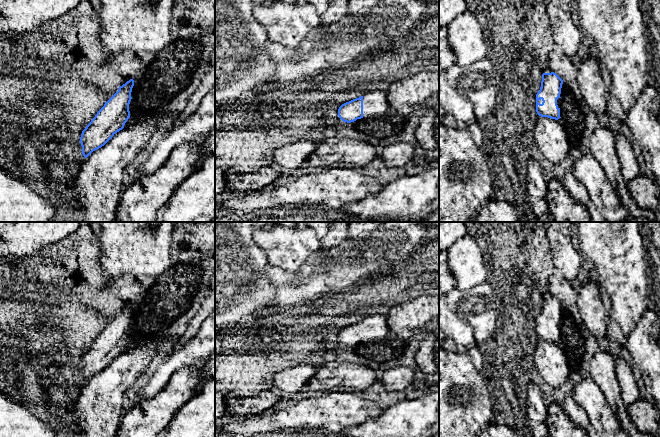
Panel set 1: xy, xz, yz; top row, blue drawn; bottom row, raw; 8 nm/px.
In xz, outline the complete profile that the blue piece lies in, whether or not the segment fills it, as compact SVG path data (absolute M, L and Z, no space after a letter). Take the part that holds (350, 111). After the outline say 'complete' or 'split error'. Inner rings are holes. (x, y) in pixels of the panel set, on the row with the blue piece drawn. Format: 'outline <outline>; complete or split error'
outline M376 90L342 104L338 109L338 116L342 121L351 123L357 119L371 118L391 111L387 90Z; split error

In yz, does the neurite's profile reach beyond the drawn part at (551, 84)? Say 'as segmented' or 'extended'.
extended

